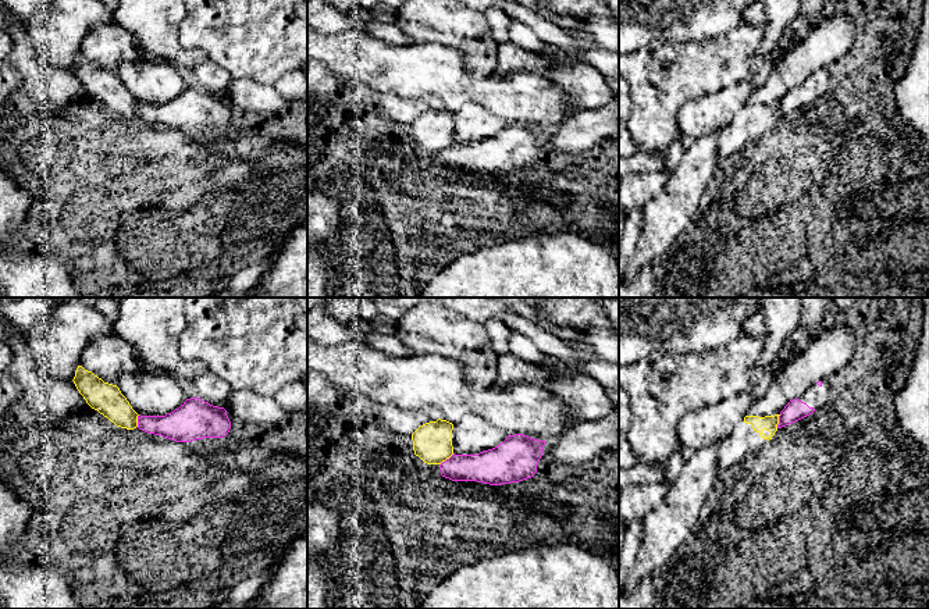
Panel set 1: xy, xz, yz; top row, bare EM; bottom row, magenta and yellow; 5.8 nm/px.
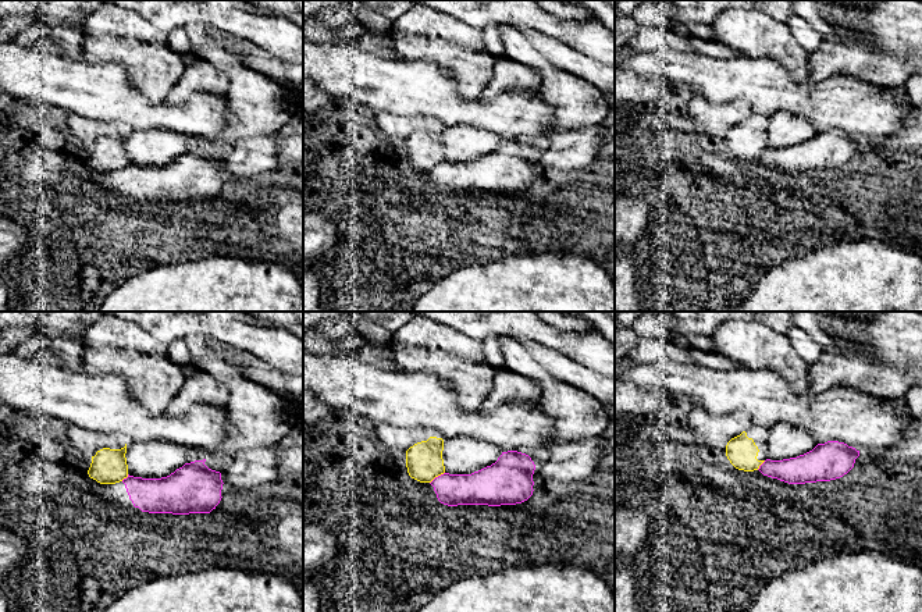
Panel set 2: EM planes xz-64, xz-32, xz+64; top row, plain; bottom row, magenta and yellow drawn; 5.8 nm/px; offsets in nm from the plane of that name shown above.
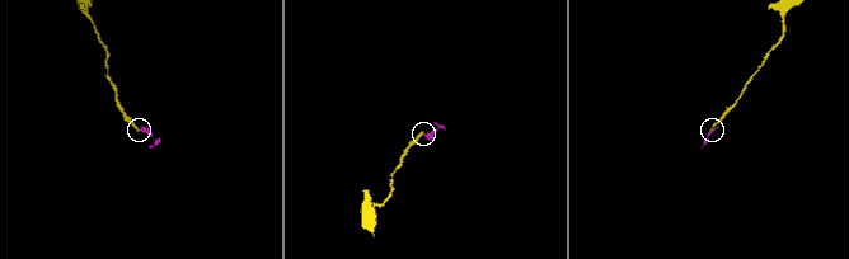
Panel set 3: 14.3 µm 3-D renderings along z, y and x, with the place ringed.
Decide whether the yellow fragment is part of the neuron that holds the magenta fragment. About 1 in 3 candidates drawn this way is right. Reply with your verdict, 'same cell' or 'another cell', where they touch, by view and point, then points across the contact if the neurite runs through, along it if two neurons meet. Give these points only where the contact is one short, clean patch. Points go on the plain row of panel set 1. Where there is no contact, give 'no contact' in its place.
another cell; meets magenta in xz at (447, 148); border along xz (454, 142), (440, 153)

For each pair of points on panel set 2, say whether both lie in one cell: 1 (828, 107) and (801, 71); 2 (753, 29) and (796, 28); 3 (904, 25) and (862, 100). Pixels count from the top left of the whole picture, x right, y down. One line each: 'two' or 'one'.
1: two
2: two
3: two

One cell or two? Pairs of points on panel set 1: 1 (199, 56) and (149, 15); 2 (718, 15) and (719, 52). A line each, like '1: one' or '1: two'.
1: one
2: two

